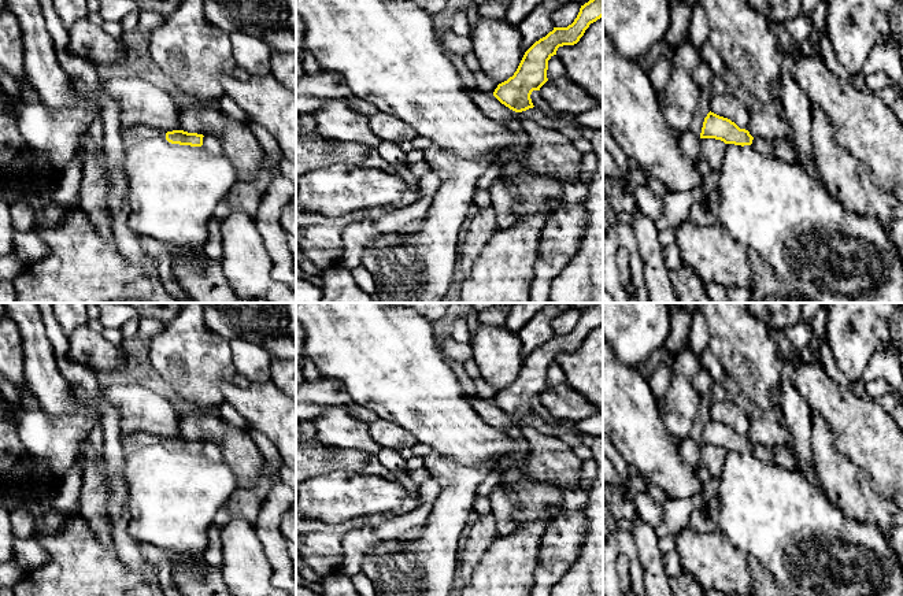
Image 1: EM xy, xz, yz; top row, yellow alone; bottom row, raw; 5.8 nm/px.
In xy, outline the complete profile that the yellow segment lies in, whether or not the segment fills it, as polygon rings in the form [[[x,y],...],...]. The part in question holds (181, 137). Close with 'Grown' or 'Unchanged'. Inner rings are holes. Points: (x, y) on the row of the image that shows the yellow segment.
[[[138,125],[138,126],[125,129],[122,132],[122,137],[125,144],[132,144],[133,141],[137,141],[141,138],[162,137],[171,144],[201,147],[204,136],[197,133],[188,133],[184,130],[173,130],[173,132],[164,133],[152,126]]]. Grown

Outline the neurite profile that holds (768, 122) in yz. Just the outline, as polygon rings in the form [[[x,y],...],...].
[[[765,107],[762,110],[750,108],[750,134],[755,137],[777,141],[778,138],[789,140],[793,147],[793,136],[789,122],[782,116],[778,108]]]

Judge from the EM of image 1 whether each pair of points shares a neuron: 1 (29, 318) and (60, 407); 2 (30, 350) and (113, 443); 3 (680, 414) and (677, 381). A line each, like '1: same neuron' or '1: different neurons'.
1: same neuron
2: different neurons
3: same neuron

